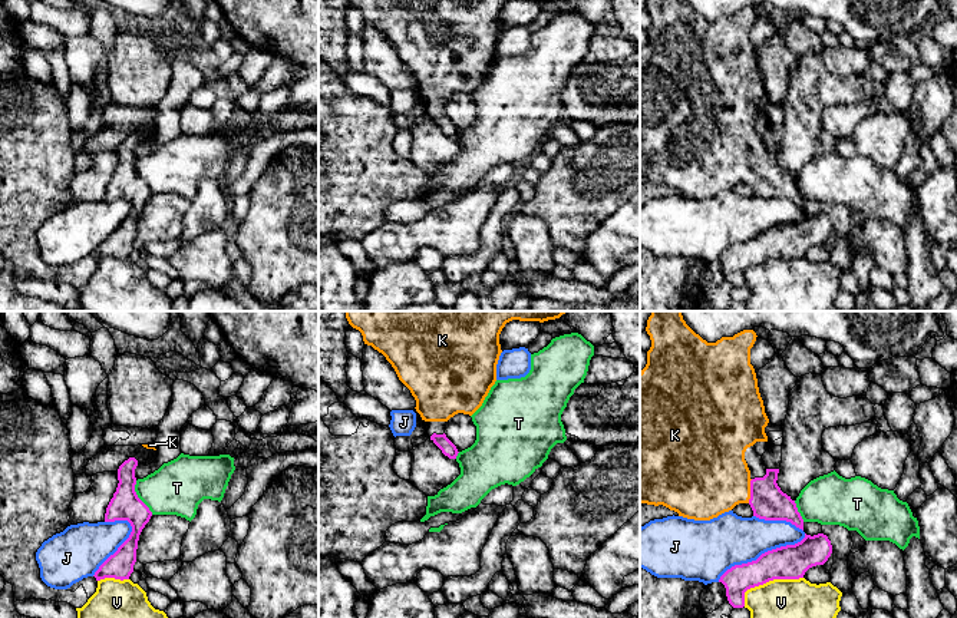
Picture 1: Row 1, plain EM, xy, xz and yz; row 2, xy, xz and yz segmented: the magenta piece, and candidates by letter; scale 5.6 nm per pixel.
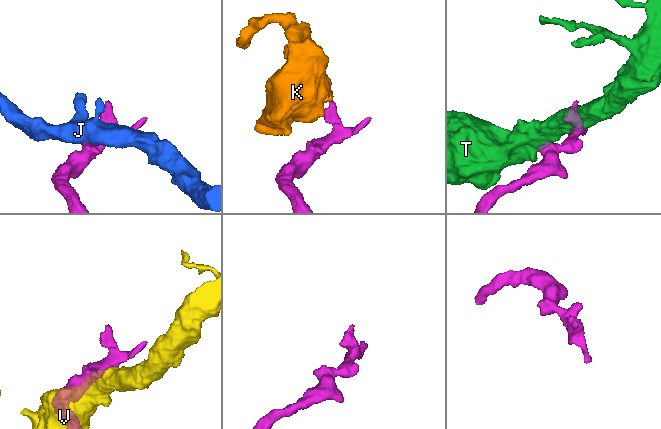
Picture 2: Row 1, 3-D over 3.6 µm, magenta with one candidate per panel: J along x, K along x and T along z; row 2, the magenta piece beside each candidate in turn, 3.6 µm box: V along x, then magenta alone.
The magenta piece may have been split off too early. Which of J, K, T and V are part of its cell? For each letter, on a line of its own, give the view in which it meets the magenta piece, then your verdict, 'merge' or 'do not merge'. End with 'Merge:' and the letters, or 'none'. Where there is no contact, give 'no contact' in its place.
J: yz | do not merge
K: yz | merge
T: xy | do not merge
V: yz | do not merge
Merge: K

